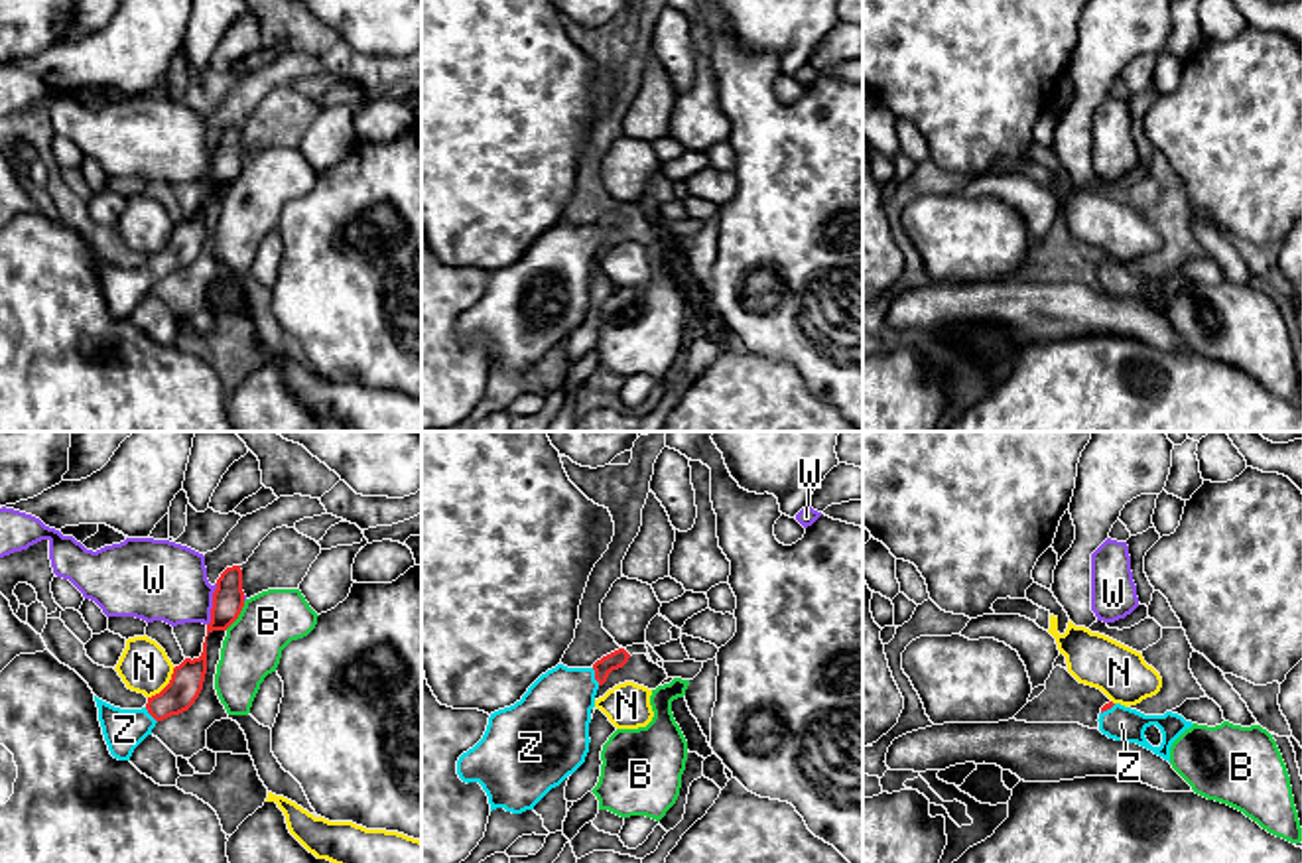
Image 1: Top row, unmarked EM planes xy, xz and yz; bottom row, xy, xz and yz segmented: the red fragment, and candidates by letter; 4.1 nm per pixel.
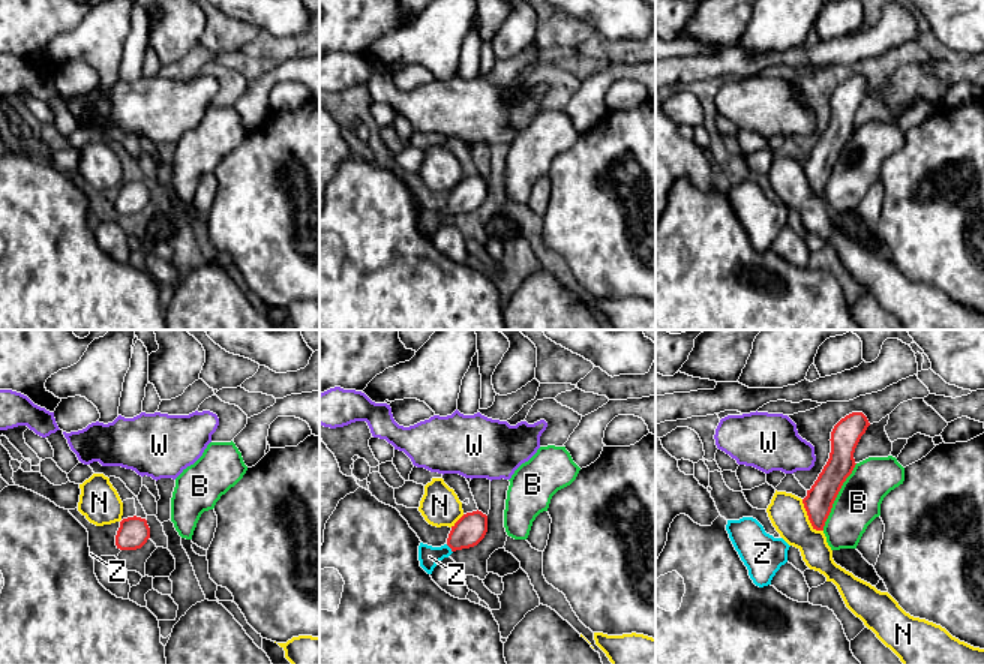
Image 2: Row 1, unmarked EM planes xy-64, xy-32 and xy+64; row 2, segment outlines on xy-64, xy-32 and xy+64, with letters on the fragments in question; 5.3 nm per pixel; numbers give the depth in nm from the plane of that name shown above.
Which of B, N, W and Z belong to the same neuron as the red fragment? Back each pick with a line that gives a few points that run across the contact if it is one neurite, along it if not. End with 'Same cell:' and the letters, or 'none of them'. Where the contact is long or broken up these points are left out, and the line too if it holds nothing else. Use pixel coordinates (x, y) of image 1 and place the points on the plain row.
Z: xz (617, 217), (595, 235), (552, 278)
Same cell: Z

